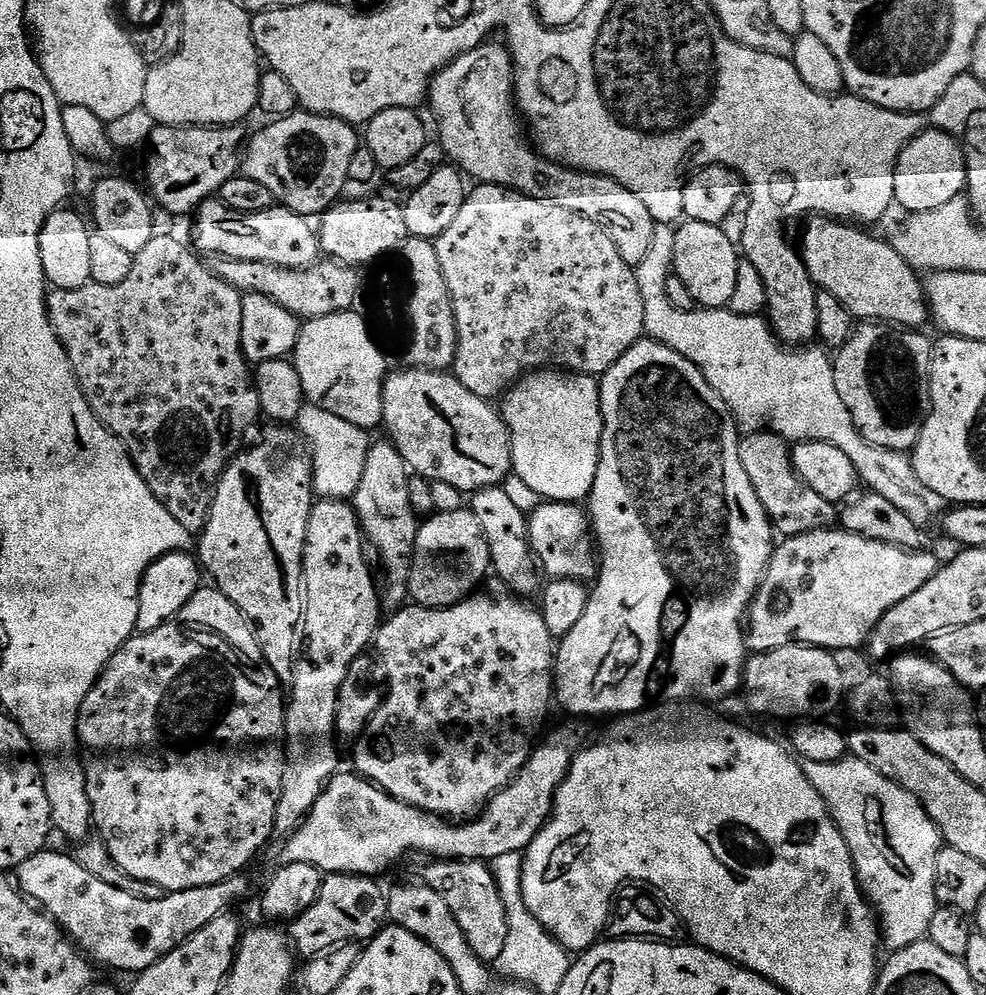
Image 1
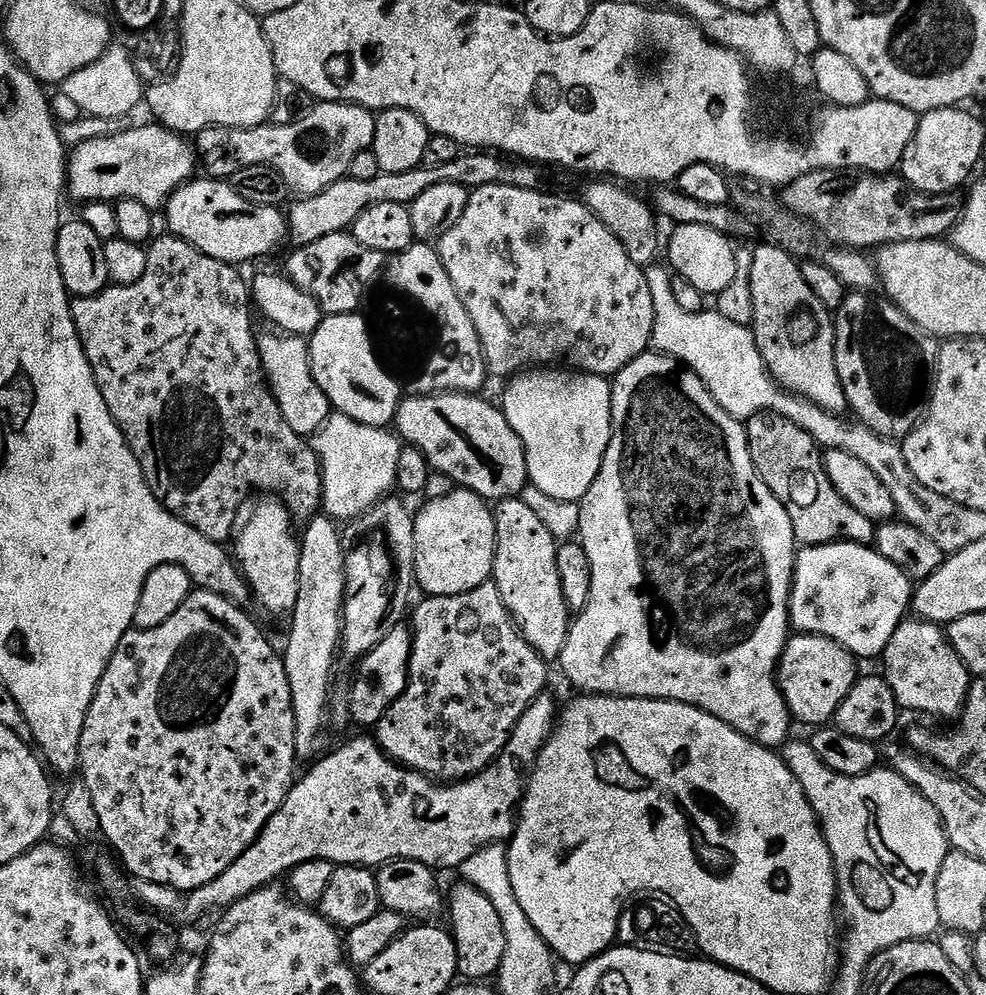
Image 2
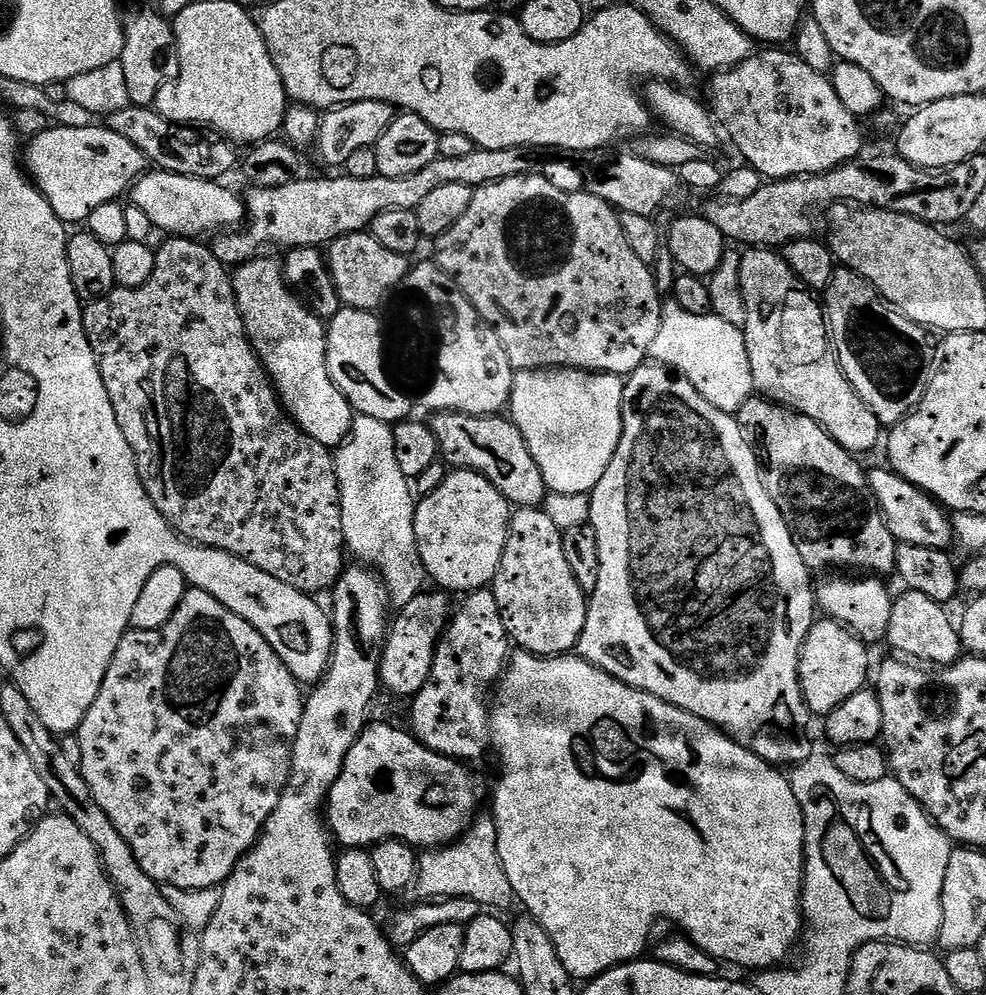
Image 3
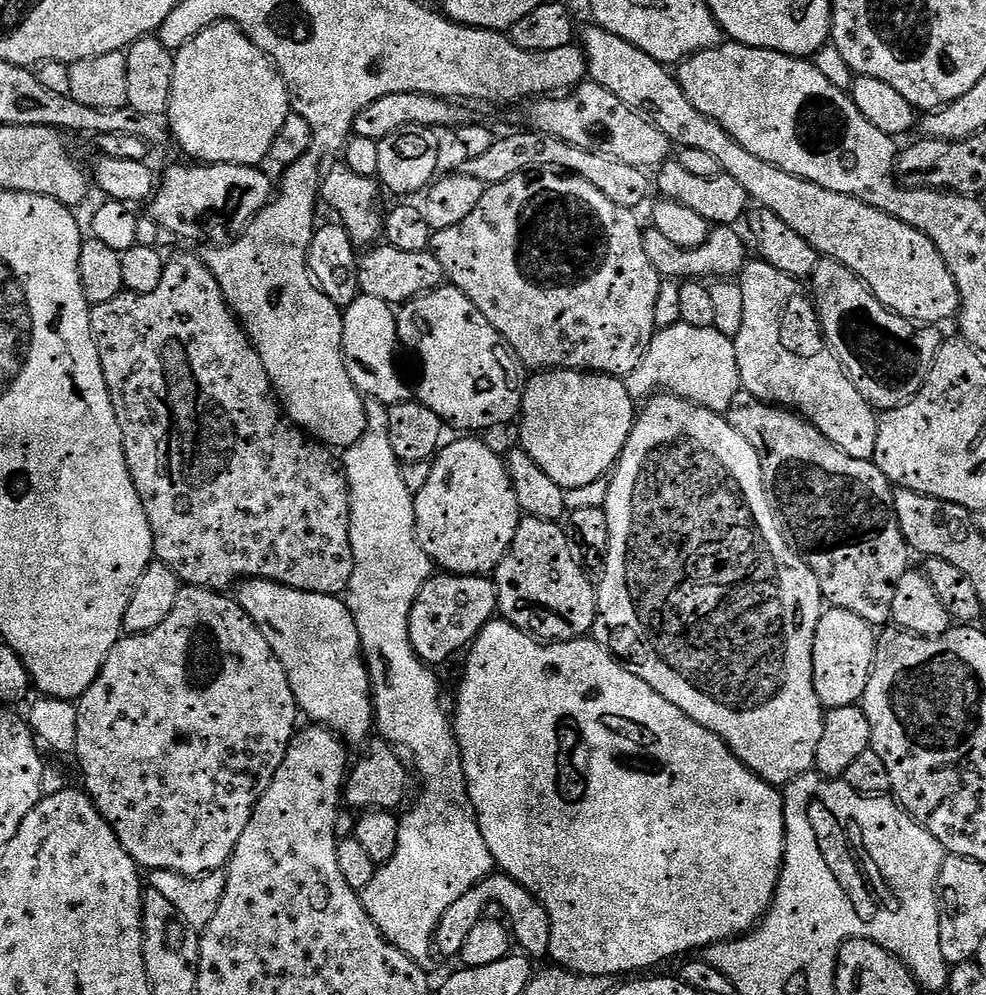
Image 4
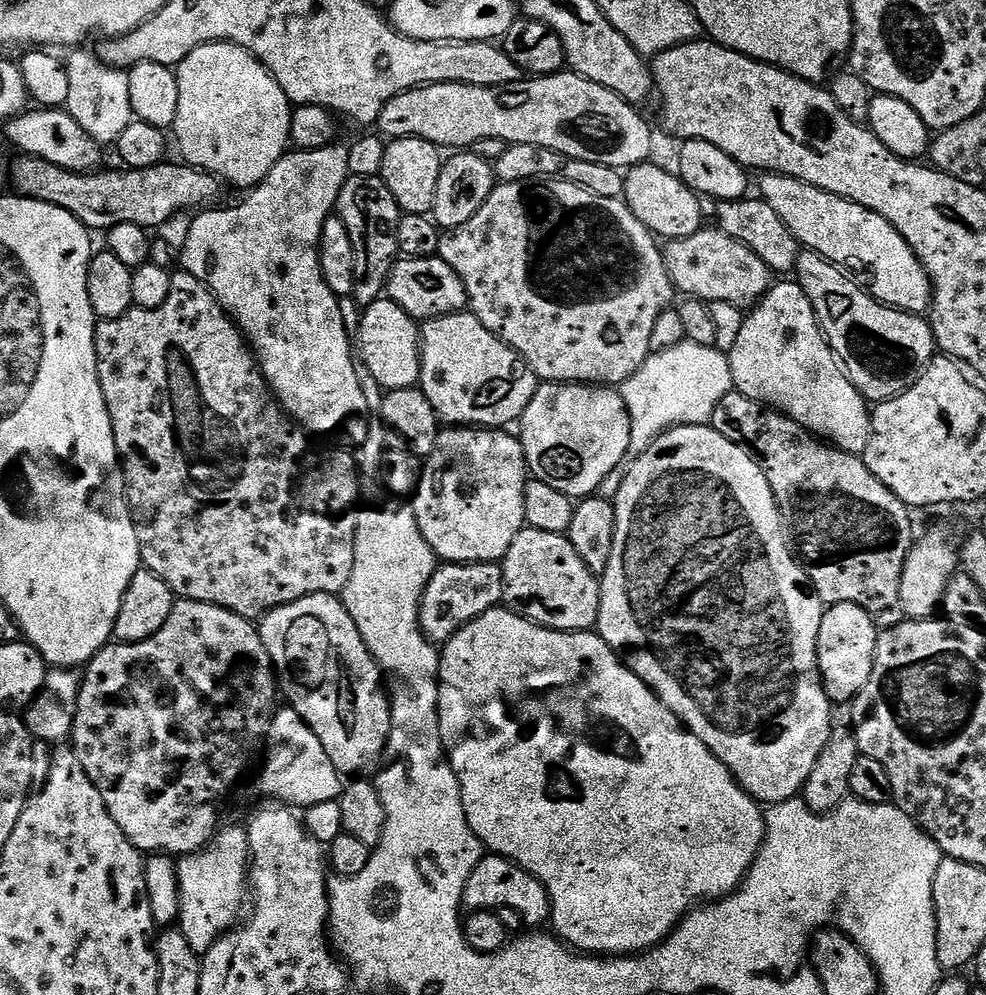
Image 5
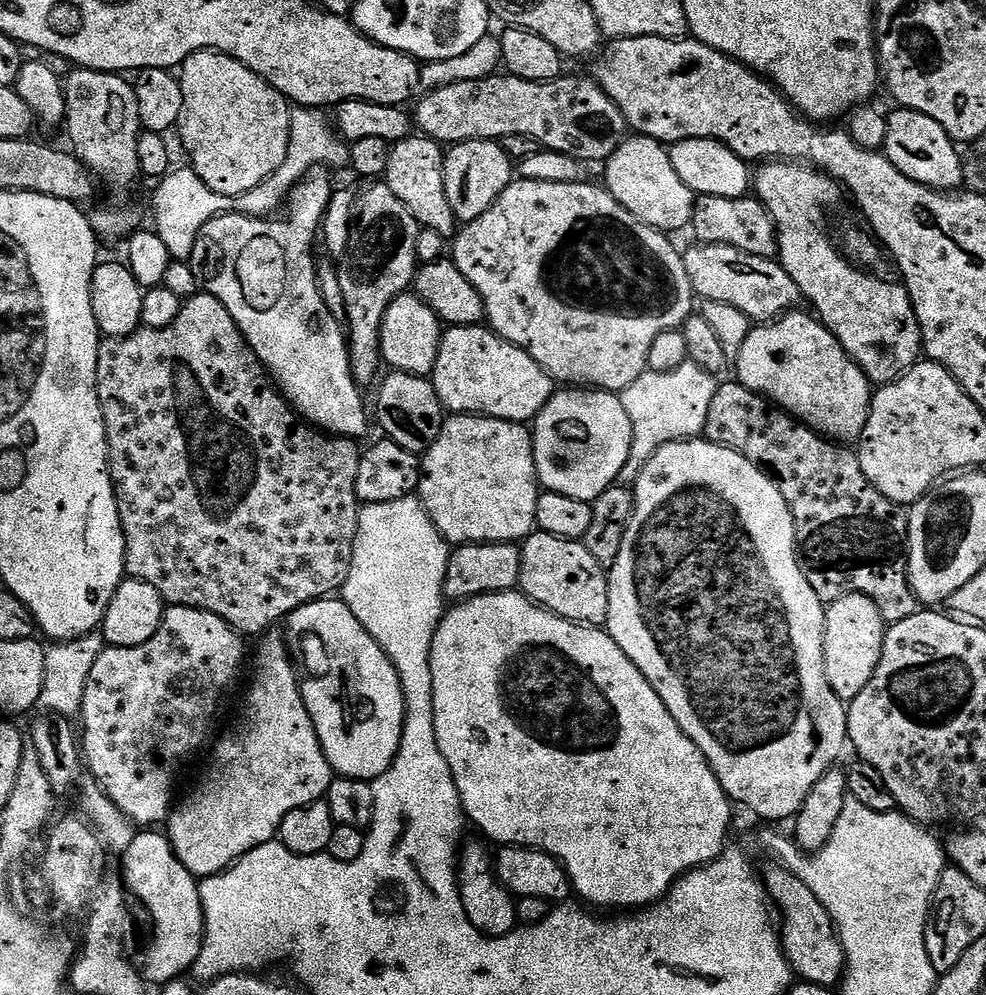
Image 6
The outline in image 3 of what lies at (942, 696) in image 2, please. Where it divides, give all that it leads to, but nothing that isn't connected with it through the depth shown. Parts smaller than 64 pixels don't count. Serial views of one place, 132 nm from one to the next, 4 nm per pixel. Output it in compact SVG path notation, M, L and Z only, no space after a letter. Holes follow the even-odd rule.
M901 591L901 596L897 595L892 602L892 613L890 614L890 626L886 644L893 648L893 653L899 654L904 658L911 658L916 662L923 662L928 666L943 666L953 664L961 659L962 645L960 642L960 630L955 619L948 617L949 609L943 604L934 602L934 598L926 598L926 594L917 592Z

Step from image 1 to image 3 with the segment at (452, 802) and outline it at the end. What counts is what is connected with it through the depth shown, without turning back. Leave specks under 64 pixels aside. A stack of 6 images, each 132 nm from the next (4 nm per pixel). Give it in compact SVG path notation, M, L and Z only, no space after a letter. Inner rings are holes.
M491 590L469 592L461 600L464 601L461 602L460 609L458 609L457 612L455 609L455 611L451 613L448 626L444 629L442 638L438 642L436 653L432 659L432 665L430 666L430 678L426 678L426 686L422 686L422 690L418 690L418 694L411 697L412 725L410 725L410 731L416 739L421 740L430 750L434 750L443 756L448 756L452 760L472 762L468 760L478 759L484 751L489 751L490 748L490 697L493 695L494 689L499 685L500 678L504 675L504 670L508 666L510 659L510 637L504 625L502 614L498 610L498 602L494 598L494 594Z

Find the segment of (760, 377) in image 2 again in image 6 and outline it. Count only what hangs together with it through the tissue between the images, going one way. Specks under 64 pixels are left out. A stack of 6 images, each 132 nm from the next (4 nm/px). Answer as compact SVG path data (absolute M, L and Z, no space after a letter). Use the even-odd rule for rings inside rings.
M685 362L669 372L646 370L628 388L622 399L633 429L640 432L657 432L661 441L684 438L704 432L714 391L713 377L701 365Z

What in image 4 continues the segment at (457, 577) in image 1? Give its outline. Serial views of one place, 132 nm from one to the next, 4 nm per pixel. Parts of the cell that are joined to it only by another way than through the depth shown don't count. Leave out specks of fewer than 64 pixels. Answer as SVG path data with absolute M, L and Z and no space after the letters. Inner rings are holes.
M460 438L453 444L445 443L431 461L430 478L422 490L415 493L416 540L426 550L437 569L457 576L488 576L514 542L514 534L522 519L520 503L512 485L512 476L503 455L499 456L480 438Z

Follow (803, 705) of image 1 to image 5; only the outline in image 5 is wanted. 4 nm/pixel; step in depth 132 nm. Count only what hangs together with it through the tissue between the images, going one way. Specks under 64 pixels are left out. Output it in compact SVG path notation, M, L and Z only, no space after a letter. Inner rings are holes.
M834 604L825 611L822 626L818 630L818 666L824 689L833 705L847 705L870 682L876 657L878 625L862 606Z

